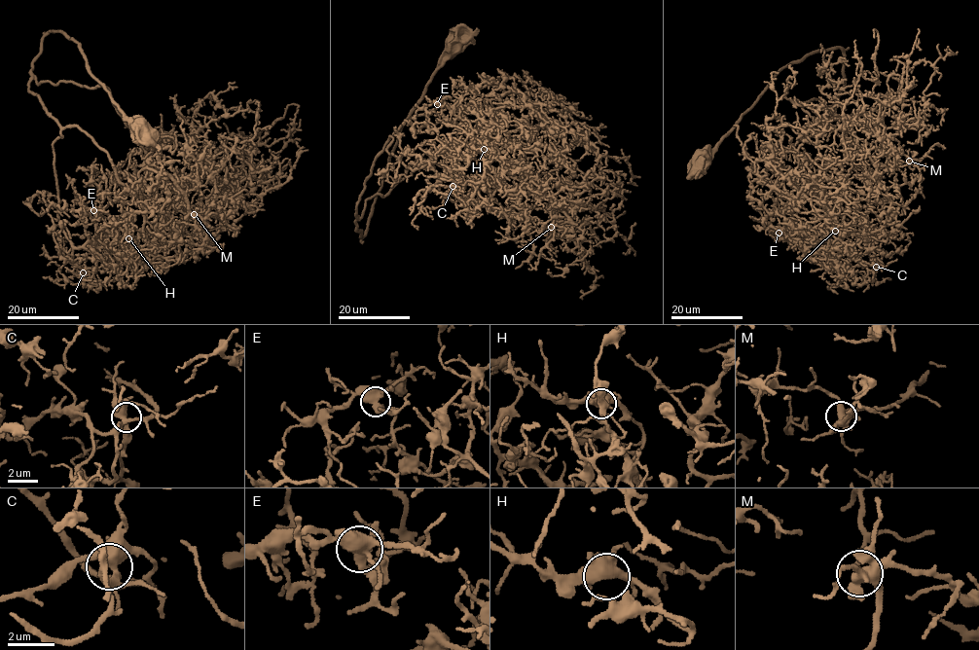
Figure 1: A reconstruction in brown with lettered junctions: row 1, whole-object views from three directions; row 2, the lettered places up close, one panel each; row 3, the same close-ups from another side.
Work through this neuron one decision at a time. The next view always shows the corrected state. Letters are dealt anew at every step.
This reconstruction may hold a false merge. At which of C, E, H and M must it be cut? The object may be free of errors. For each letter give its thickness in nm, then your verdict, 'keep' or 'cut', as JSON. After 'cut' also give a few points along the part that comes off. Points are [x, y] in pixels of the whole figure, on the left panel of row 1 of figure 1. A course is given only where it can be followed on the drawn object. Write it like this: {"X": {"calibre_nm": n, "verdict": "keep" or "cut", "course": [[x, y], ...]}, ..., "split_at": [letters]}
{"C": {"calibre_nm": 400, "verdict": "keep"}, "E": {"calibre_nm": 480, "verdict": "keep"}, "H": {"calibre_nm": 460, "verdict": "keep"}, "M": {"calibre_nm": 480, "verdict": "keep"}, "split_at": []}

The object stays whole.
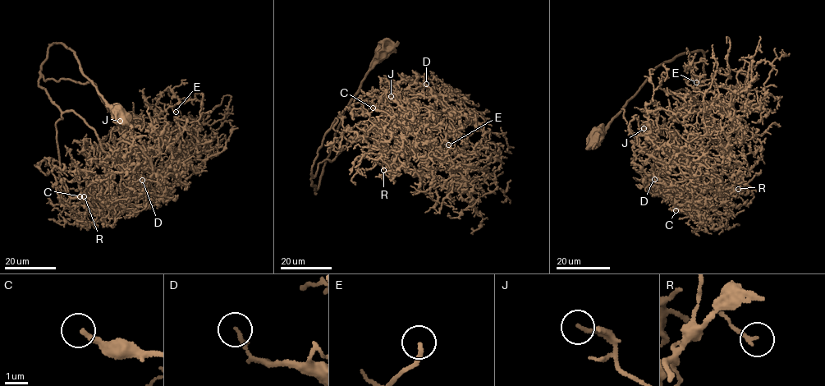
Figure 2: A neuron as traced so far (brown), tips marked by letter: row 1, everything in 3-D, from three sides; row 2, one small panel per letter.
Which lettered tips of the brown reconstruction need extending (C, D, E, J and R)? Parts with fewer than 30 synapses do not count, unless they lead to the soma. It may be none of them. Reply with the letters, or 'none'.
none

